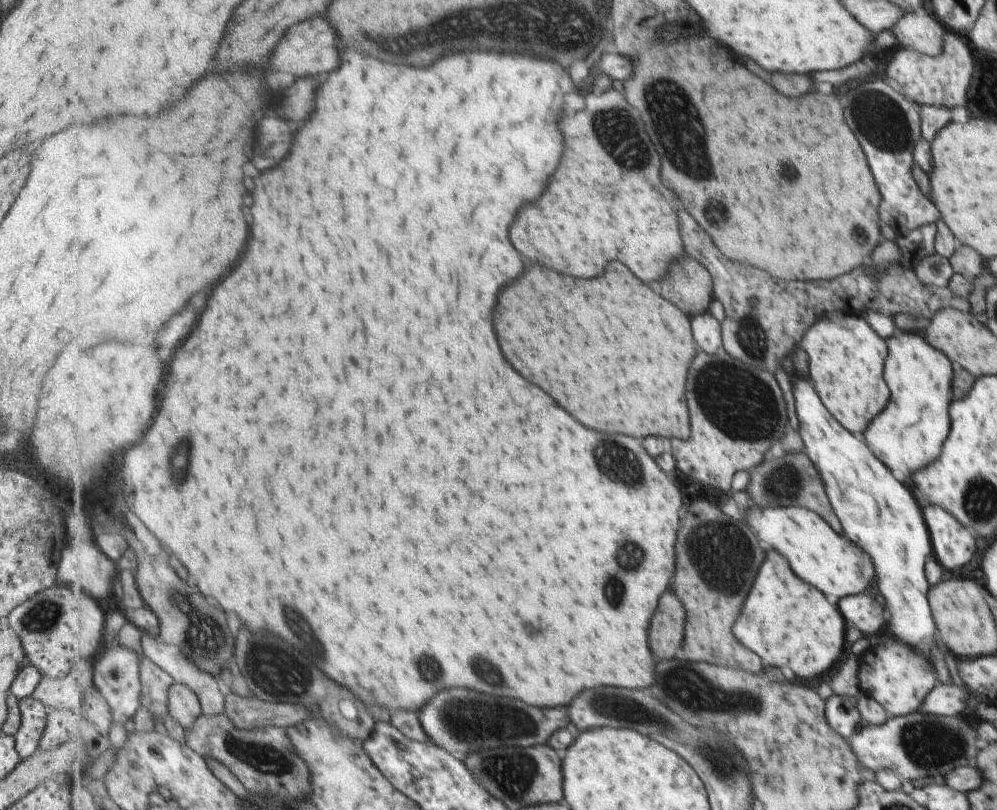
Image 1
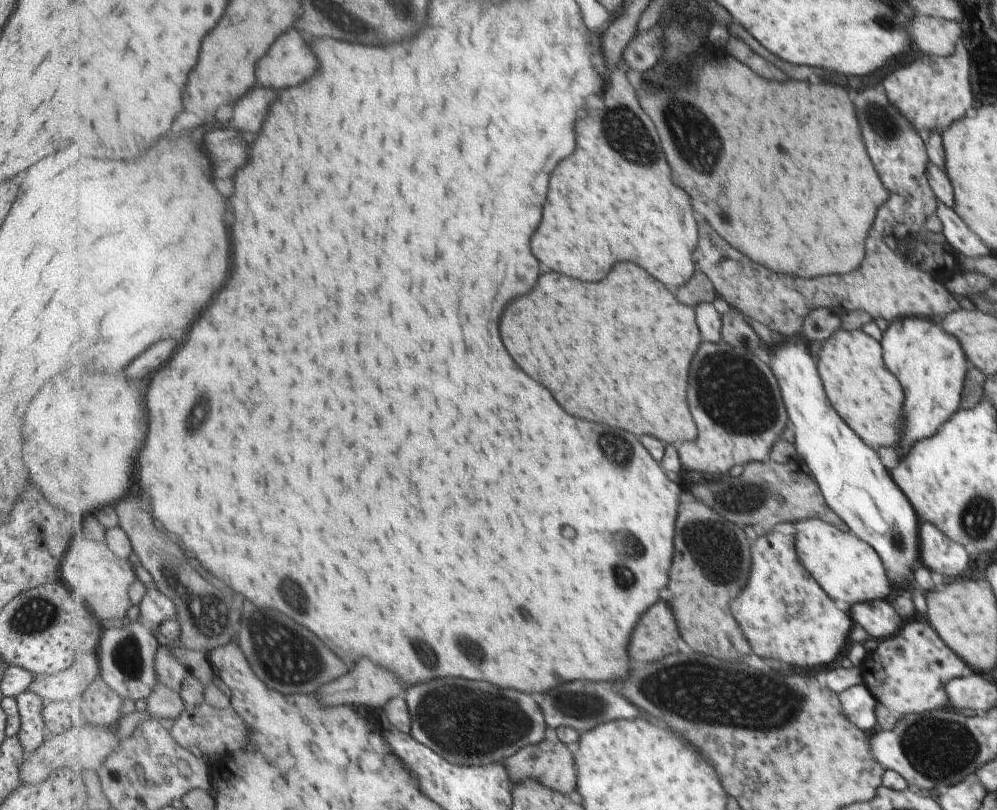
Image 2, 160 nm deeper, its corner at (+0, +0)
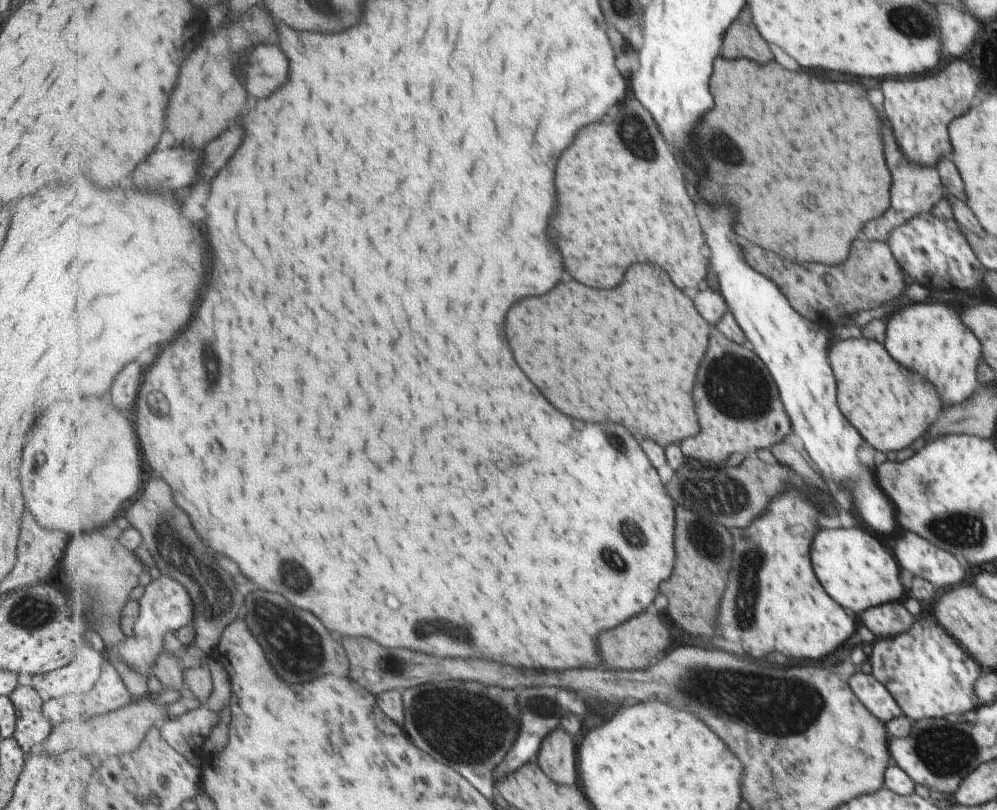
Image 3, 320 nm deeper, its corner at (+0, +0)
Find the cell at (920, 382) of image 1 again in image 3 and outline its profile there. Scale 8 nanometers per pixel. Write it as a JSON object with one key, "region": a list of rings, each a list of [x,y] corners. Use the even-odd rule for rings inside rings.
{"region":[[[908,302],[897,308],[897,312],[887,320],[885,324],[885,350],[889,350],[889,354],[893,354],[893,358],[897,358],[897,362],[901,362],[903,366],[913,366],[917,372],[921,372],[927,381],[937,386],[937,392],[941,394],[943,406],[948,407],[949,404],[957,405],[961,401],[965,401],[973,396],[973,390],[977,386],[979,390],[977,365],[981,356],[980,341],[969,330],[968,327],[961,322],[960,315],[955,313],[953,308],[943,303],[924,302],[913,303]]]}

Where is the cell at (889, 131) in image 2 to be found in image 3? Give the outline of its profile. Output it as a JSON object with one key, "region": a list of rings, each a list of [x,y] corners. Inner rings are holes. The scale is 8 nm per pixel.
{"region":[[[883,128],[883,132],[885,132],[883,134],[885,162],[889,162],[889,174],[893,174],[892,205],[884,210],[881,218],[877,218],[869,226],[865,226],[865,230],[863,230],[865,236],[863,238],[869,241],[883,241],[885,243],[893,229],[900,227],[913,217],[931,212],[936,202],[939,202],[945,196],[945,188],[942,186],[942,182],[933,167],[923,167],[921,164],[909,163],[908,159],[904,158],[904,152],[903,156],[901,156],[901,152],[899,152],[893,136],[889,134],[889,130]]]}

